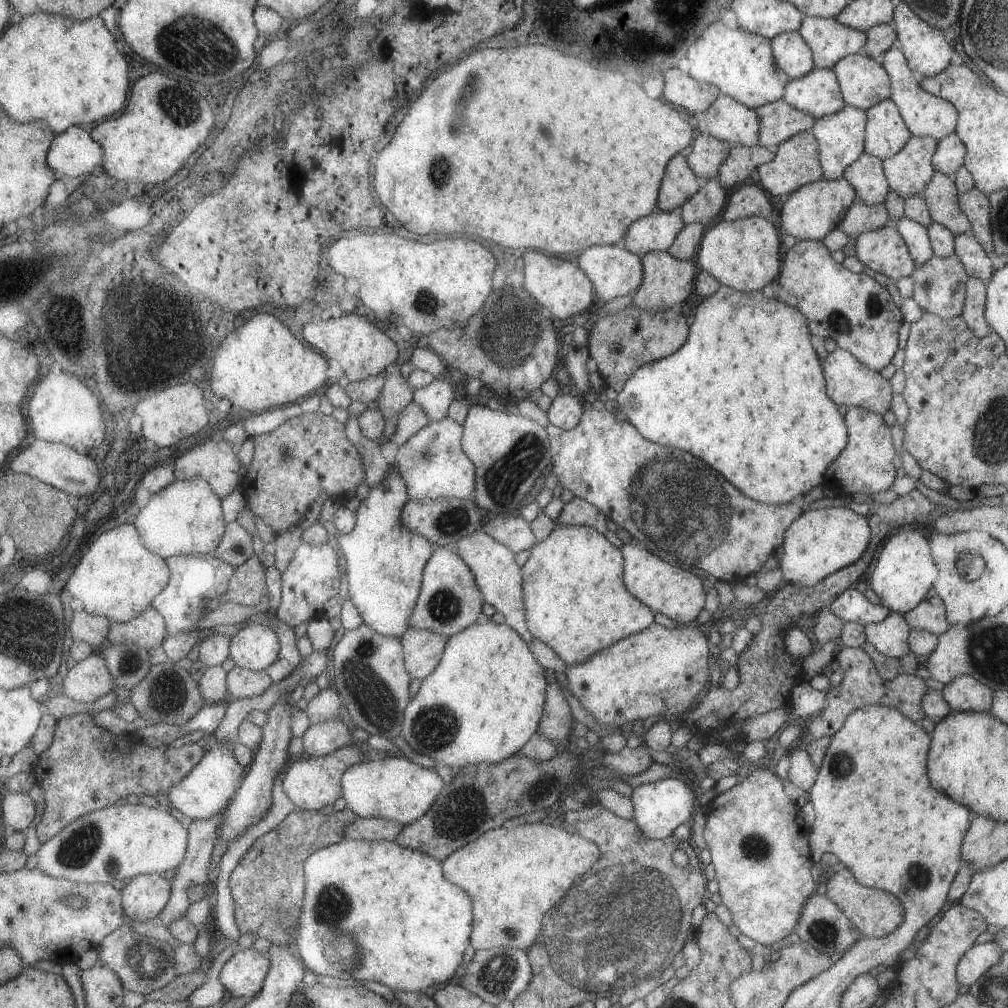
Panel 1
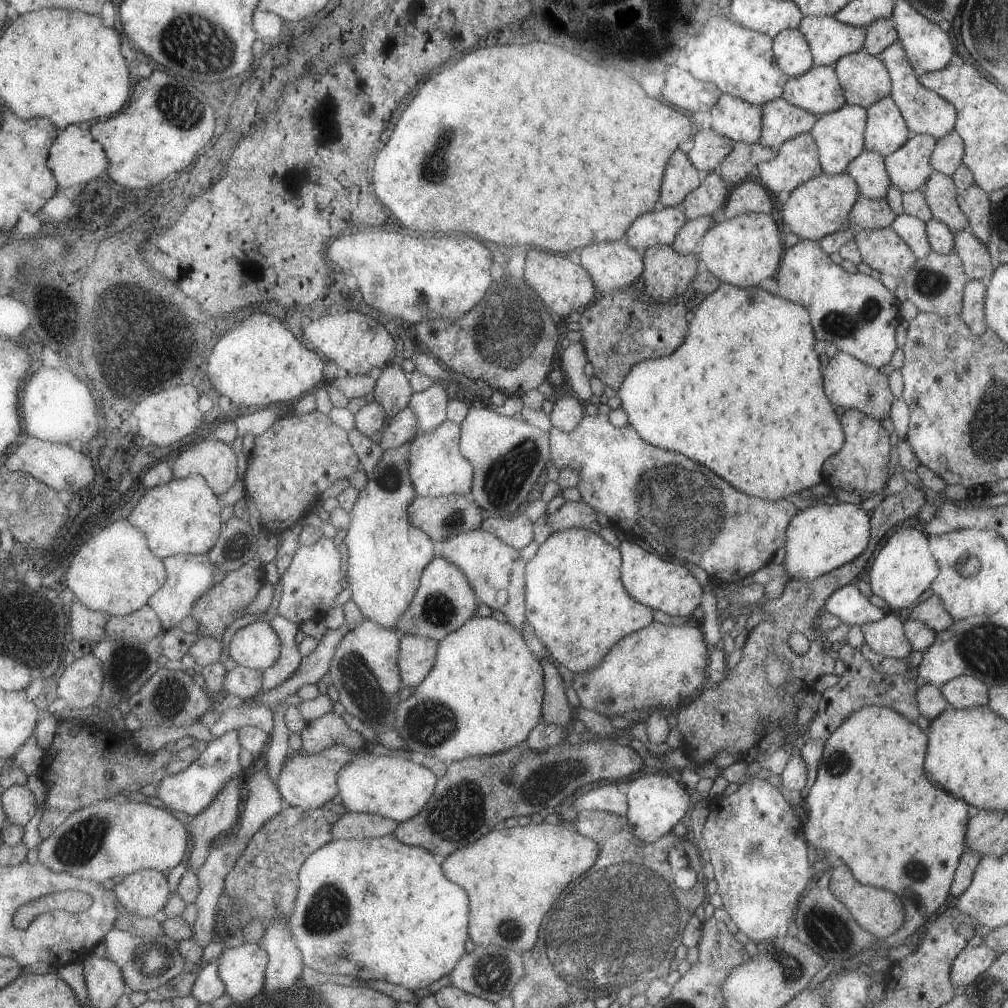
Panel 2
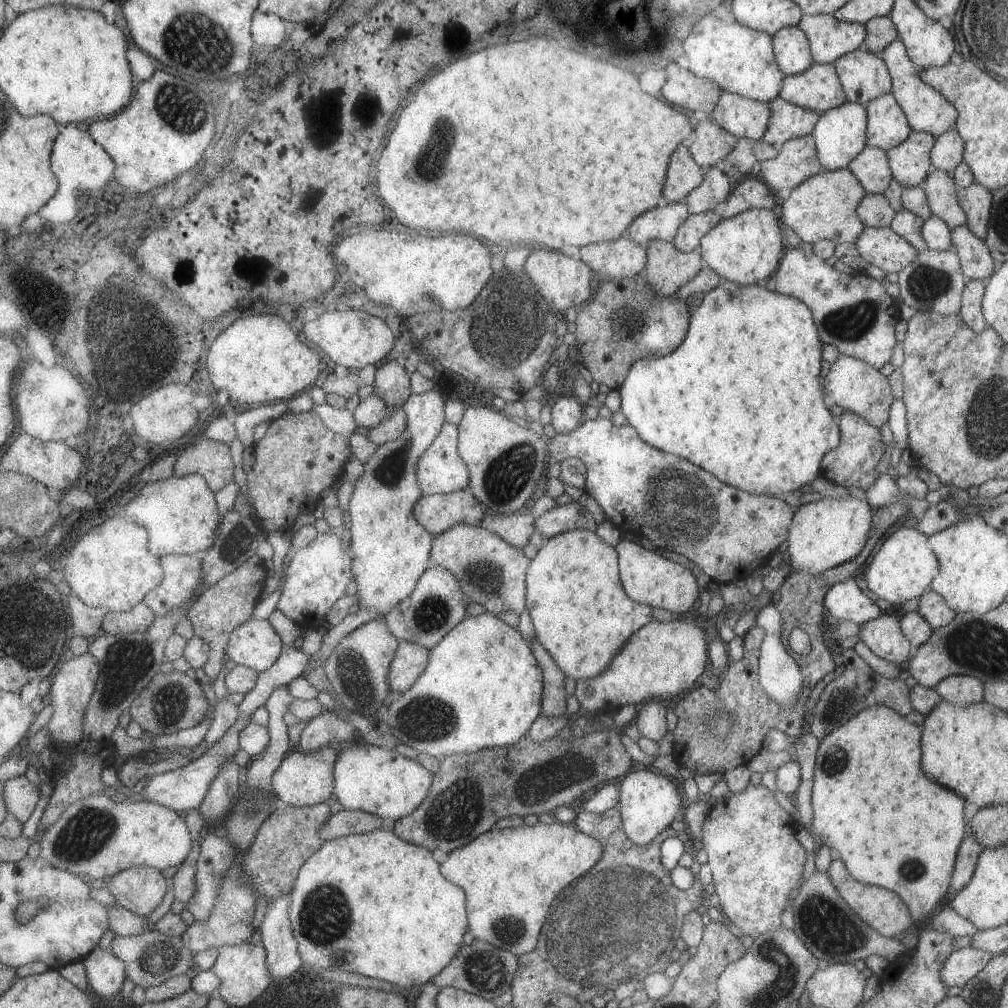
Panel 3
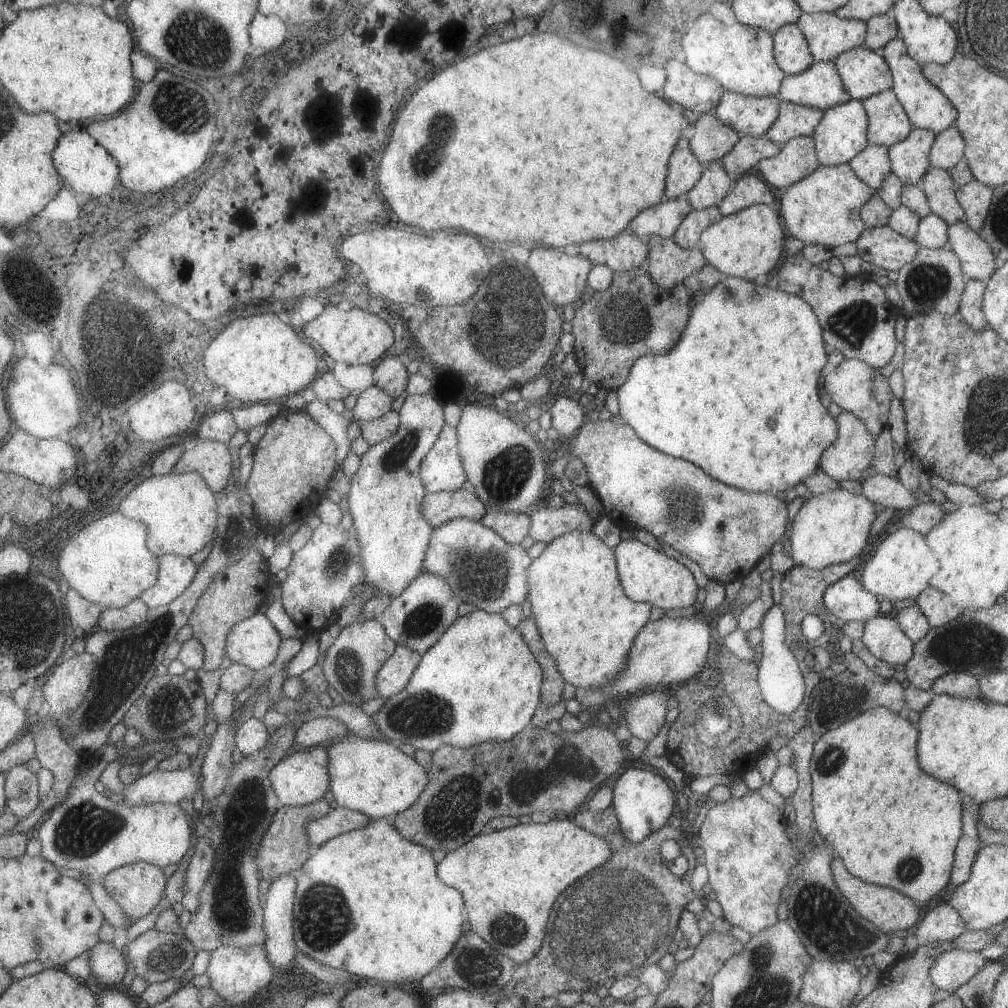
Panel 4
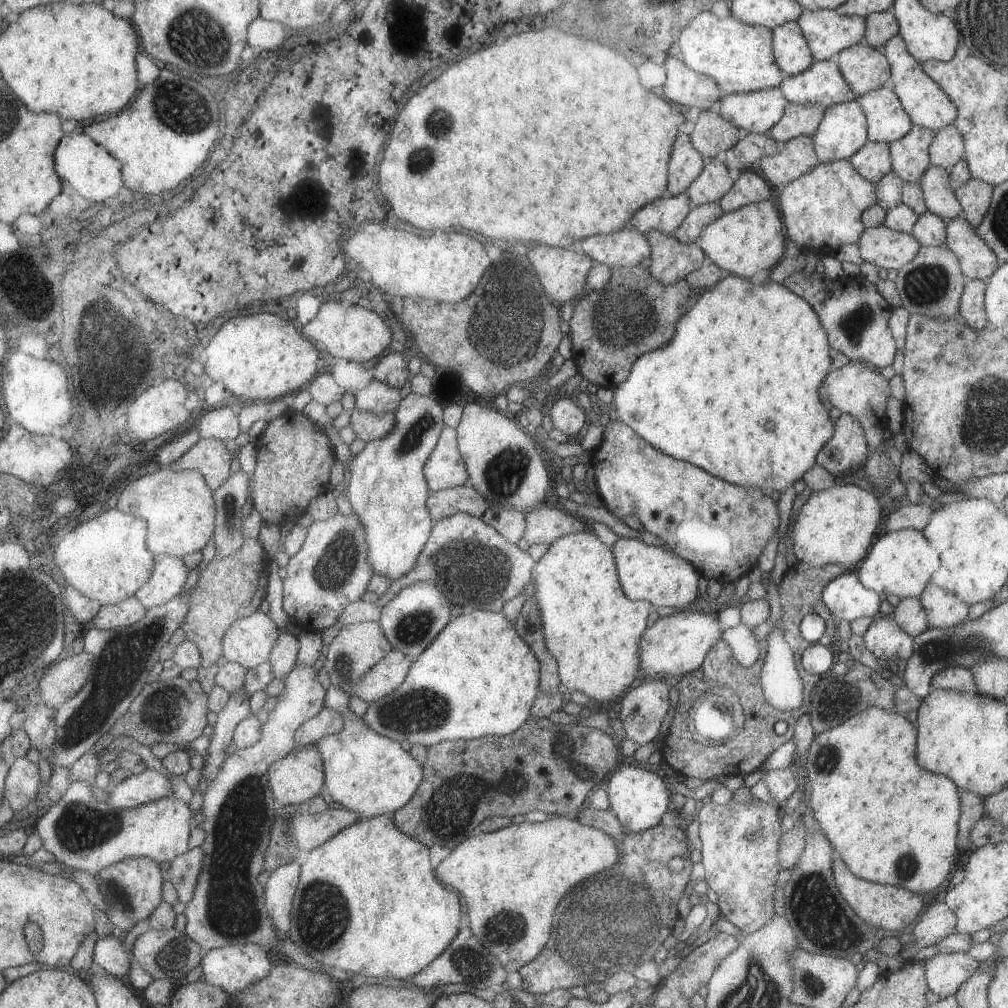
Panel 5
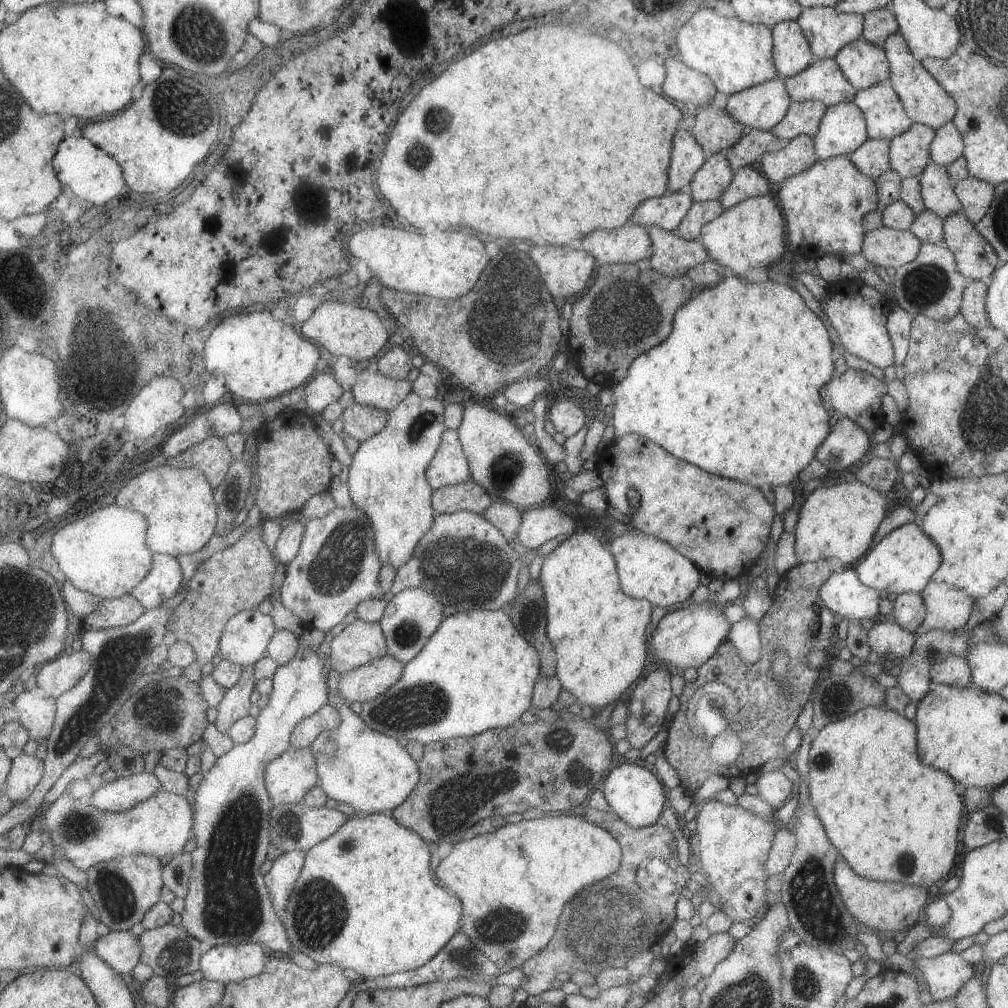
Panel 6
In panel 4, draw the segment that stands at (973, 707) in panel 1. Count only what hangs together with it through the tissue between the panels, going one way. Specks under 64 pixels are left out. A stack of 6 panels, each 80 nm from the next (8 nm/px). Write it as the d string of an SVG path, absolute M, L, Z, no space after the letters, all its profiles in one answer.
M959 669L936 678L930 690L935 695L949 695L961 699L981 698L977 679Z

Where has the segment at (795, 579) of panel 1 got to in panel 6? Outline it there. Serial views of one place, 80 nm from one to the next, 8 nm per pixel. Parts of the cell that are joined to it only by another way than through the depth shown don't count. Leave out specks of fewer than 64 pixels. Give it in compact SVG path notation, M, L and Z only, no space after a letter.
M861 481L841 482L833 486L814 489L798 510L794 526L794 553L798 563L837 558L846 567L855 565L863 558L873 540L879 523L887 514L886 494L880 494Z

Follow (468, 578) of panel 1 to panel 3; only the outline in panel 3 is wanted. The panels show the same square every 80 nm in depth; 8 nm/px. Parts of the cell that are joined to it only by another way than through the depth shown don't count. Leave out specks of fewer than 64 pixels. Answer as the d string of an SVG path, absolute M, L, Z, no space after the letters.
M429 564L411 594L393 607L385 620L398 641L403 639L430 649L463 620L468 604L456 576L446 568Z

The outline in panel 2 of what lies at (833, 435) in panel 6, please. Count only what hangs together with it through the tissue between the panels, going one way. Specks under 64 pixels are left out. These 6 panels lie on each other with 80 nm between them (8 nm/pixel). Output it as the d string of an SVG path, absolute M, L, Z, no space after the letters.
M845 409L840 418L844 443L839 452L831 455L822 466L822 482L831 490L853 491L854 493L881 492L890 477L887 469L890 446L889 434L878 420L857 409Z

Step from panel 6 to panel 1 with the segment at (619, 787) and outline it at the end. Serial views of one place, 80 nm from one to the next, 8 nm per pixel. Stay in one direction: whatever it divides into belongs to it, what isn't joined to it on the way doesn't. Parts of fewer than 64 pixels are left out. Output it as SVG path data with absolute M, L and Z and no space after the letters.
M667 777L666 779L661 779L652 783L637 785L635 788L632 788L630 799L634 810L633 820L637 823L642 835L650 839L662 839L671 835L679 824L689 823L698 808L698 795L693 795L690 784L687 785L681 778Z

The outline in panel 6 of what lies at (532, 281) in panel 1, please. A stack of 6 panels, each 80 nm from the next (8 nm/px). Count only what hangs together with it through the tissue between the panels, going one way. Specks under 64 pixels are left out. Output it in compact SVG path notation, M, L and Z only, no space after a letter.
M535 246L529 250L528 257L534 262L543 279L545 288L549 291L555 302L561 300L572 300L580 295L579 292L585 288L587 280L593 274L594 260L585 251L570 250L568 246Z

